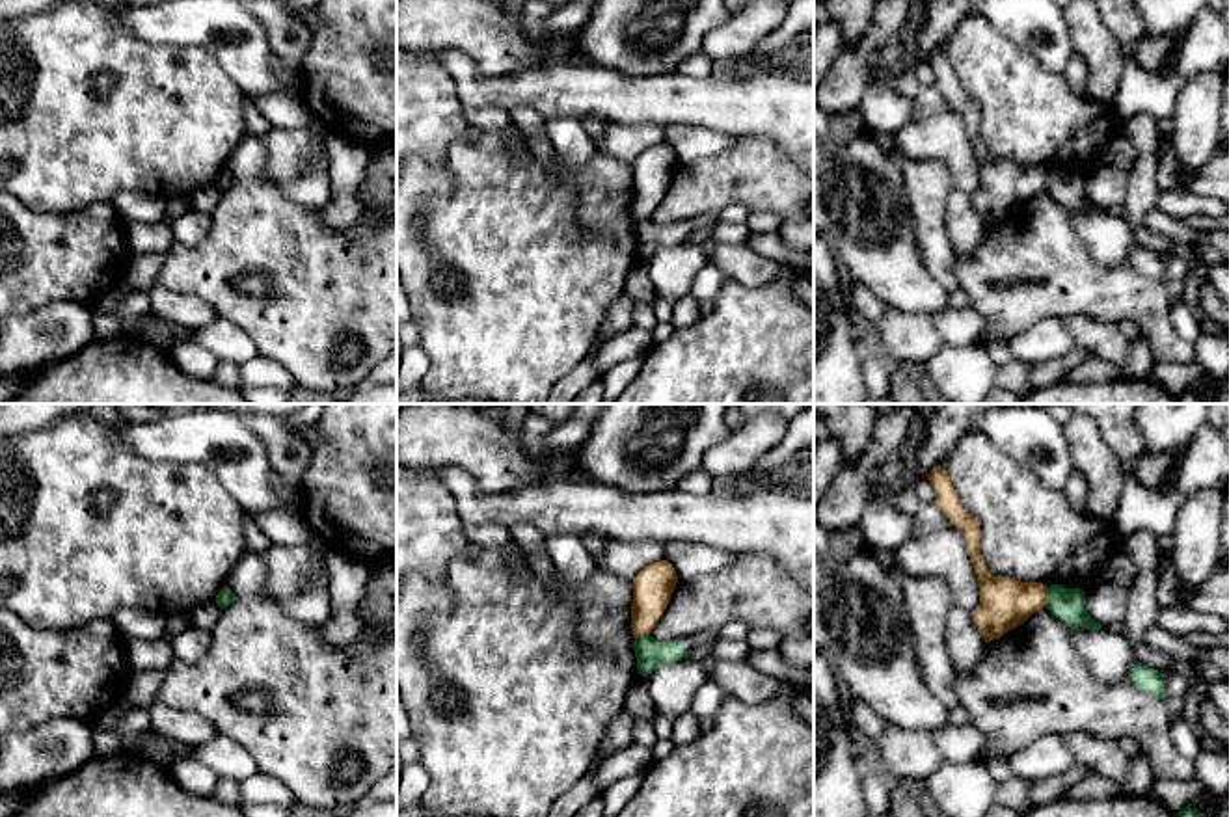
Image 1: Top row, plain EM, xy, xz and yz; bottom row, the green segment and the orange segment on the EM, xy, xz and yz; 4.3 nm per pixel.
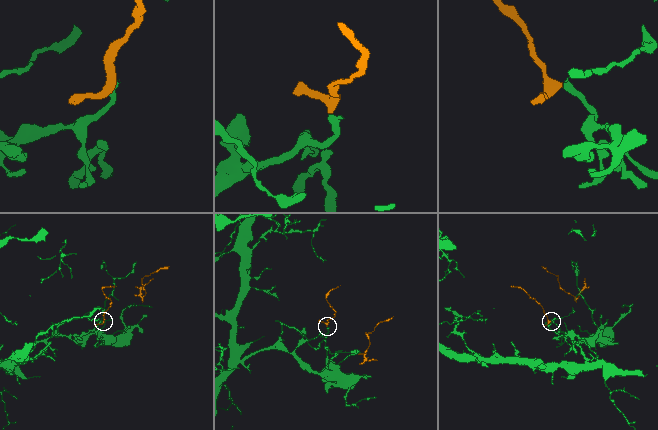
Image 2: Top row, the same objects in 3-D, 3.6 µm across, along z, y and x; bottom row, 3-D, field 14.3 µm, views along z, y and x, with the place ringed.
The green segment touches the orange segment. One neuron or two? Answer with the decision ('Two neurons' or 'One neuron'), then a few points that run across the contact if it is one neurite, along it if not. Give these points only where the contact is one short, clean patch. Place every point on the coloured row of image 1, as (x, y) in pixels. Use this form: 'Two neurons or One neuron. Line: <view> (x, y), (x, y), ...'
Two neurons. Line: yz (1049, 587), (1045, 605)

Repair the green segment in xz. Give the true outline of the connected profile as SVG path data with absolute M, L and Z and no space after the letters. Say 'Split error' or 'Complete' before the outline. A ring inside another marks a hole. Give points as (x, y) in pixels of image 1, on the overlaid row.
Complete. M639 636L635 638L633 650L637 670L644 677L659 666L672 664L687 657L687 650L682 640L657 642L652 636Z

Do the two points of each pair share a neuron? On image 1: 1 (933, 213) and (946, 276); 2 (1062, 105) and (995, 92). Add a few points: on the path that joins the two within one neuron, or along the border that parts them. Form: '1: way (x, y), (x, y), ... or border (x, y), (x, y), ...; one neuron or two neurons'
1: way (933, 227), (939, 261); one neuron
2: way (1045, 105), (1023, 105), (1012, 93); one neuron

